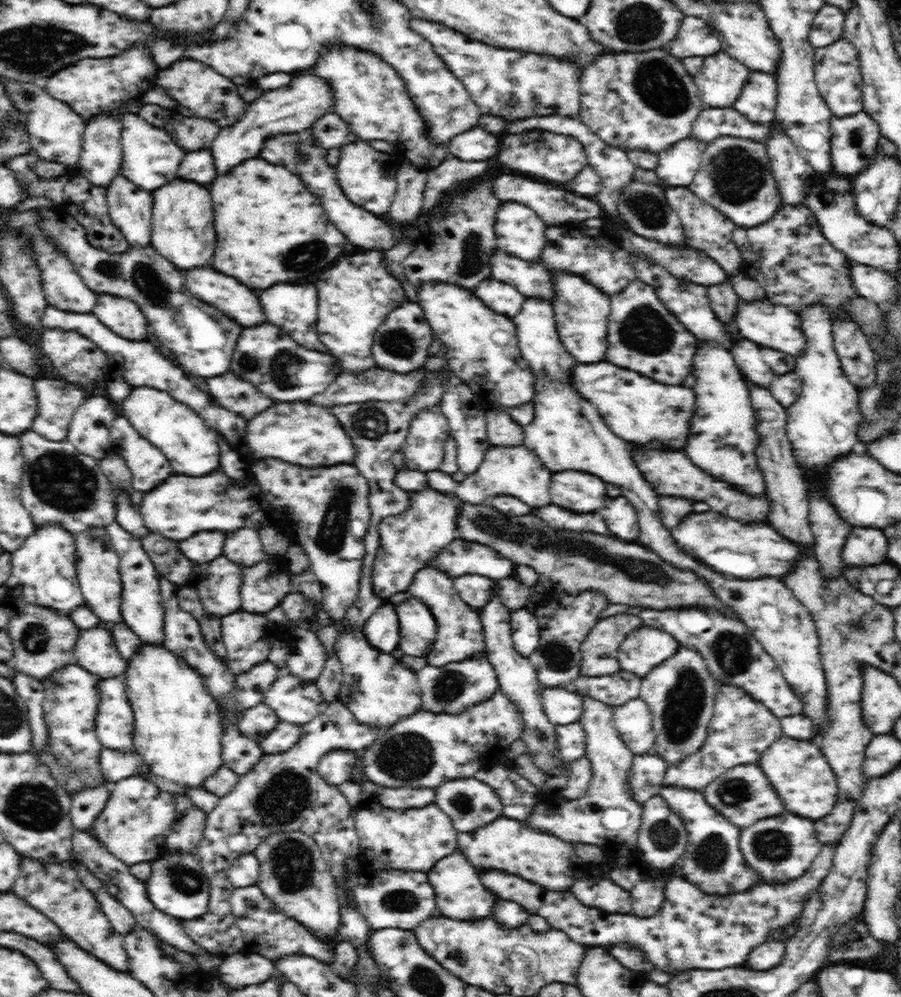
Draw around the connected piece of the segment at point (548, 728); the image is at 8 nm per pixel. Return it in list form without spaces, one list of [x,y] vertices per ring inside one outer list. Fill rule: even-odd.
[[[497,582],[492,585],[491,602],[486,603],[479,611],[483,625],[483,637],[486,642],[487,658],[497,675],[498,685],[501,691],[516,704],[517,710],[524,715],[525,728],[522,729],[520,740],[525,744],[524,756],[530,757],[534,764],[544,775],[548,777],[560,776],[568,770],[570,761],[562,759],[558,747],[557,725],[552,724],[543,712],[542,693],[544,688],[538,681],[534,666],[527,657],[515,650],[512,641],[512,628],[510,626],[511,612],[501,604],[501,597]]]

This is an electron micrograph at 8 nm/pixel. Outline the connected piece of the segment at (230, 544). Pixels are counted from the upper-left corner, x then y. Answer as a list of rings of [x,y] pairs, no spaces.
[[[240,528],[228,534],[222,546],[222,555],[228,561],[241,567],[251,567],[256,563],[269,560],[269,555],[264,551],[258,532],[252,528]]]

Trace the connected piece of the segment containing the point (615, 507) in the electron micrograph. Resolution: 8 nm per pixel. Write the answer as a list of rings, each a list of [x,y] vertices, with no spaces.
[[[624,496],[610,498],[600,512],[613,536],[618,536],[622,540],[638,538],[638,516],[634,506]]]

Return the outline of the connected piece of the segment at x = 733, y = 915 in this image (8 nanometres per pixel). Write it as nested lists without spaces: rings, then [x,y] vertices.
[[[834,842],[822,844],[821,852],[809,869],[800,878],[787,882],[786,886],[762,884],[723,897],[707,895],[683,876],[670,876],[665,881],[665,901],[661,909],[646,918],[588,908],[571,892],[546,891],[510,873],[484,871],[480,872],[480,877],[487,889],[499,898],[517,902],[528,914],[545,918],[552,929],[561,930],[574,942],[604,947],[606,944],[631,944],[642,948],[656,969],[673,976],[685,970],[722,970],[744,965],[753,949],[798,921],[809,895],[830,872],[835,852]]]

